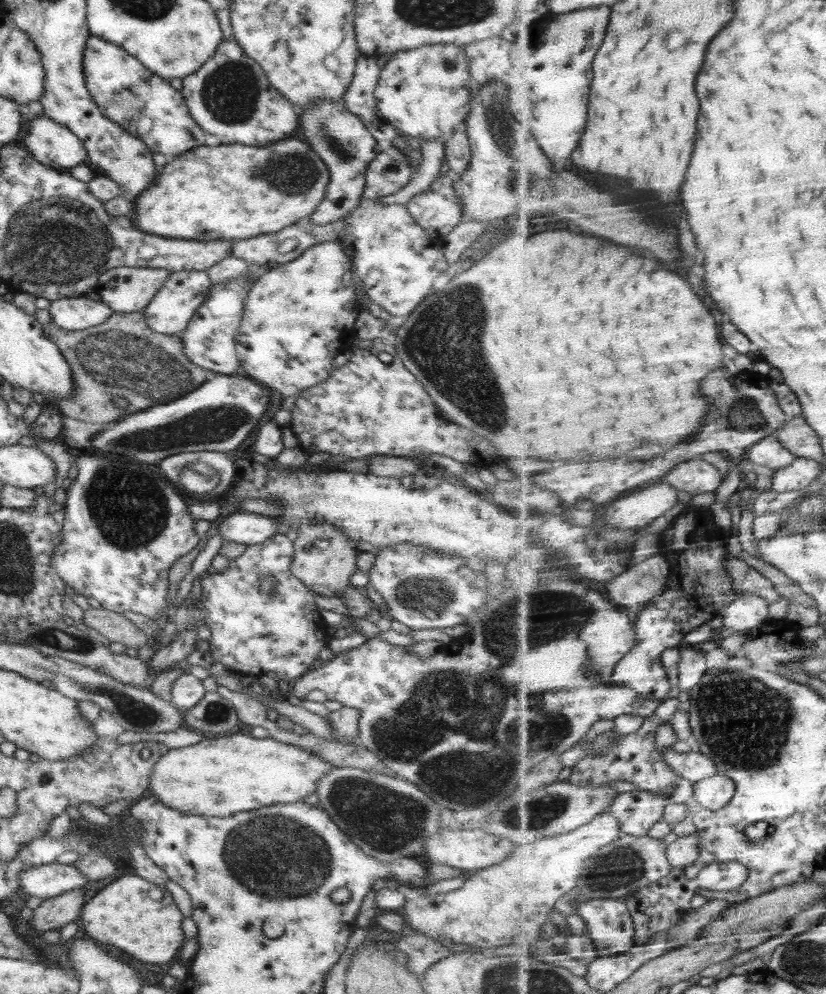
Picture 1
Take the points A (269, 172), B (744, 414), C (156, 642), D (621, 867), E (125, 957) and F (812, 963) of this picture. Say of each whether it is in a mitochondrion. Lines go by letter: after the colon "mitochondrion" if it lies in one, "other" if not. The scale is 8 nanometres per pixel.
A: mitochondrion
B: mitochondrion
C: other
D: mitochondrion
E: other
F: mitochondrion

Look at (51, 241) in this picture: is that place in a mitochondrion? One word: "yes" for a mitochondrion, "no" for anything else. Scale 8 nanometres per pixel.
yes

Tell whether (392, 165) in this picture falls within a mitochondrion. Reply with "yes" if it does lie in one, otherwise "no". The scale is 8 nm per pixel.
yes

